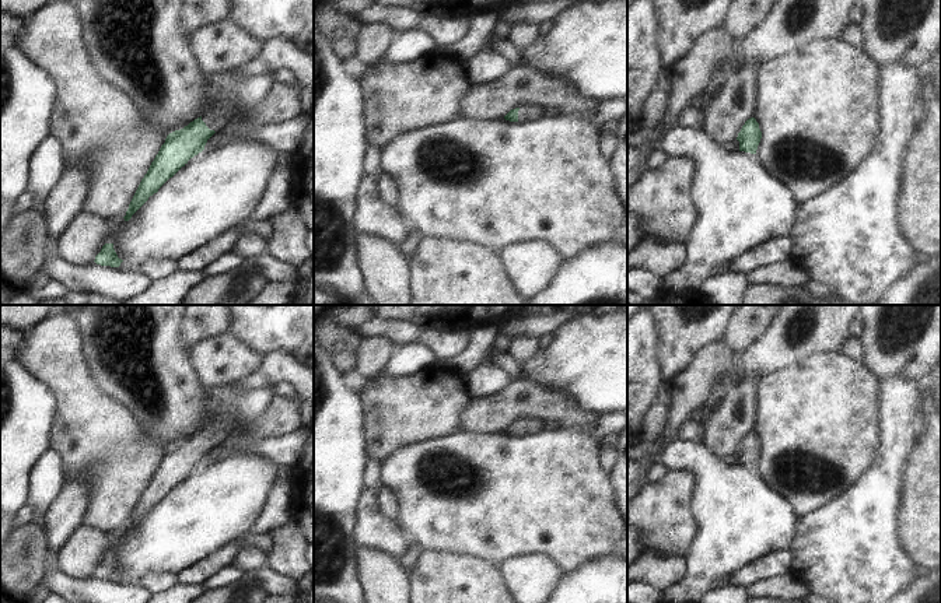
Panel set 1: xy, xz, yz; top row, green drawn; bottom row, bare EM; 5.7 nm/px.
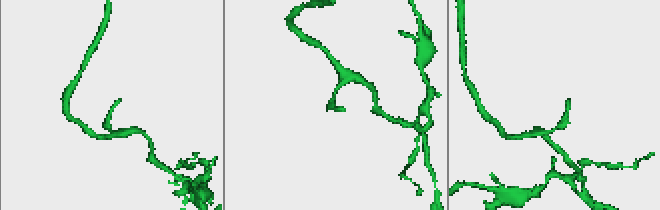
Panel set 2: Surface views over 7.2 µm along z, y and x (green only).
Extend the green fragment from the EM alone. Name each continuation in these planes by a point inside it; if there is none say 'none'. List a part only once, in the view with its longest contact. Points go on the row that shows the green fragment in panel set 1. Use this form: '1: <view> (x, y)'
1: xy (216, 118)

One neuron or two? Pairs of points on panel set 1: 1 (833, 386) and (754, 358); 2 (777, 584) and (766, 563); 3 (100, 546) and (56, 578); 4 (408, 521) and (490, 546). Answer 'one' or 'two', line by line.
1: two
2: two
3: two
4: one

